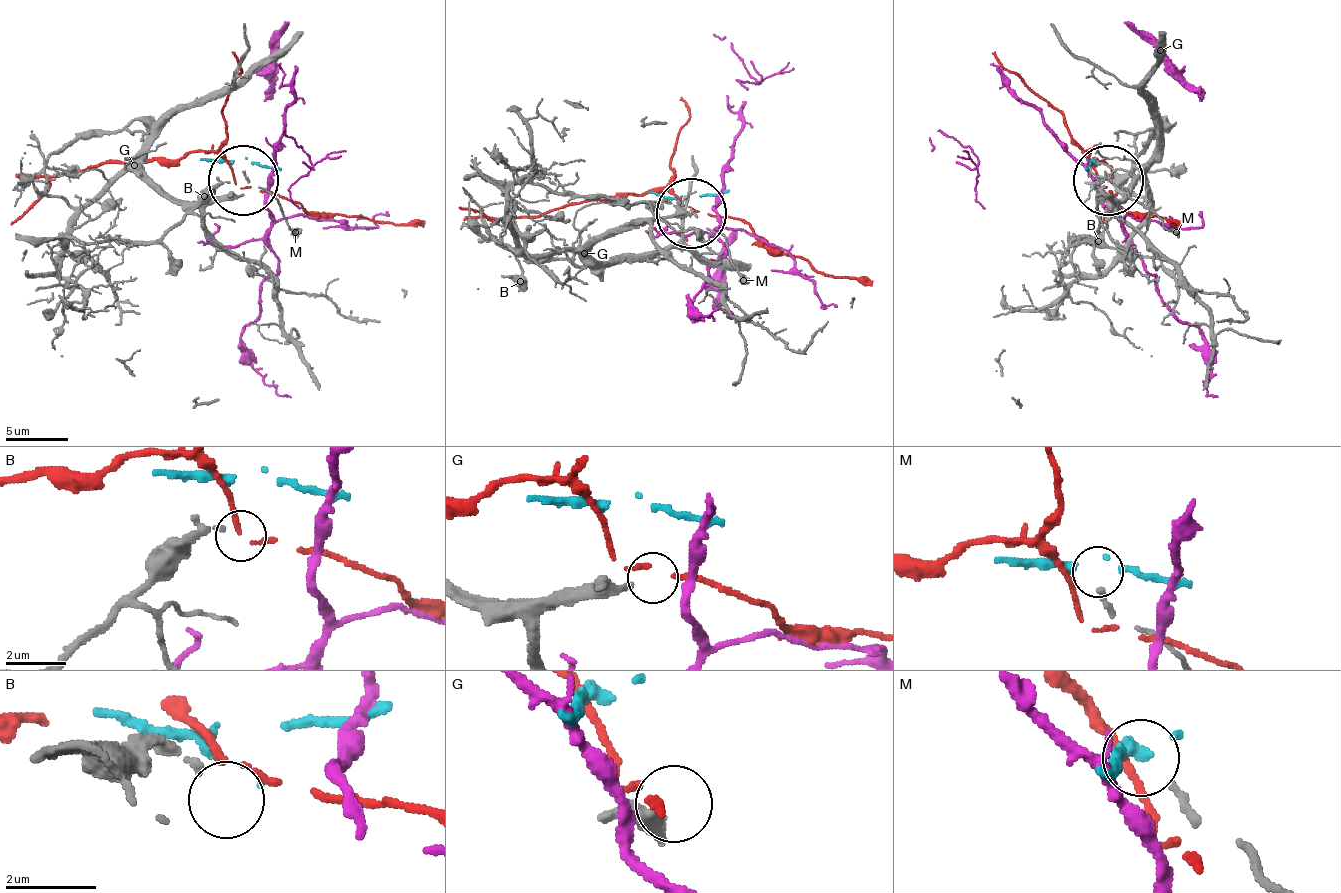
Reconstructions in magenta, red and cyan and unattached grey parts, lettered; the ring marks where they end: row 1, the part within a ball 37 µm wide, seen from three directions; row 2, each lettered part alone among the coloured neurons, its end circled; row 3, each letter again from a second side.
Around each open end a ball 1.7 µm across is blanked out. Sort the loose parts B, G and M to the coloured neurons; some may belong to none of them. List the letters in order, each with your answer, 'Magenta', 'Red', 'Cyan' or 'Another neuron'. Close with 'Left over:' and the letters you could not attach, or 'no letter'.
B: Another neuron
G: Another neuron
M: Cyan
Left over: B, G

